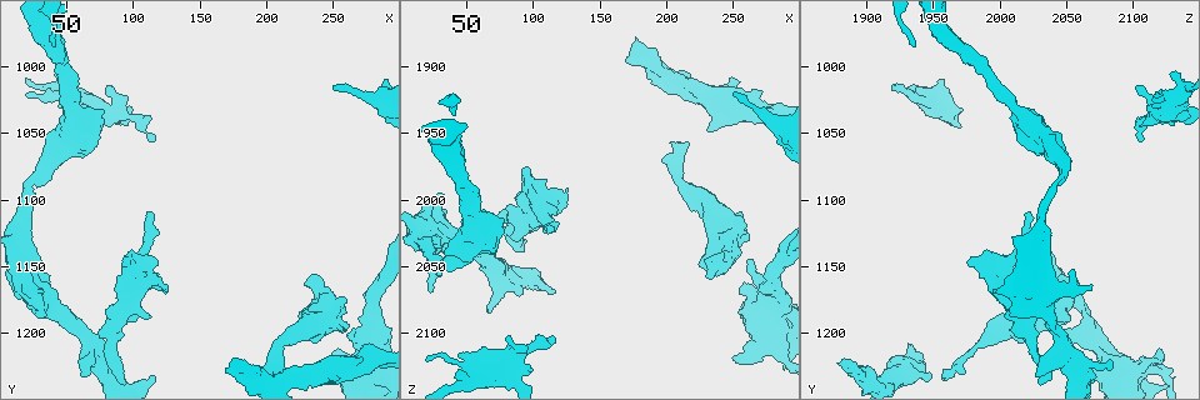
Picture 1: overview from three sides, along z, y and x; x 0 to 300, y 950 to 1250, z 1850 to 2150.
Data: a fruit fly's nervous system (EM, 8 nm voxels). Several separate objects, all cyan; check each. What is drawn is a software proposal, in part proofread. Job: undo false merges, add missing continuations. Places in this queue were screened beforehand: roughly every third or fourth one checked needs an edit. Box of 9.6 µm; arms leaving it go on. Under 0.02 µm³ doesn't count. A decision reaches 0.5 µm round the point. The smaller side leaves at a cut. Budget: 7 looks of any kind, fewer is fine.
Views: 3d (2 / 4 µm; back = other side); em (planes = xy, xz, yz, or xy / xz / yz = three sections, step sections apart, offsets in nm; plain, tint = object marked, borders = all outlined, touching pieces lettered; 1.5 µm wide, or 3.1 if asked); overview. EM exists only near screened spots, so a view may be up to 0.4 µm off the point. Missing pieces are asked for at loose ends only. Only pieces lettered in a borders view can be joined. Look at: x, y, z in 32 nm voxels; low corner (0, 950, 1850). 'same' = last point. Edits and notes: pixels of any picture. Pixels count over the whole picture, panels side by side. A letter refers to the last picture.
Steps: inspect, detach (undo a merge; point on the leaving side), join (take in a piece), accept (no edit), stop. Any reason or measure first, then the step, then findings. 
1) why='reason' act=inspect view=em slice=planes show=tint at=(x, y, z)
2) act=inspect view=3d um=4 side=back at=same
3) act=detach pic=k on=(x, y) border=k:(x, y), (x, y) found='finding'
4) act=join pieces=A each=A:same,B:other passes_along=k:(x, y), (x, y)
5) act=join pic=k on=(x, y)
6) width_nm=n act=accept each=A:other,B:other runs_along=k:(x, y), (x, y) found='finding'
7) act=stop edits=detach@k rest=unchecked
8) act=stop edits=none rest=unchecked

act=inspect view=3d um=2 at=(218, 1232, 1956)

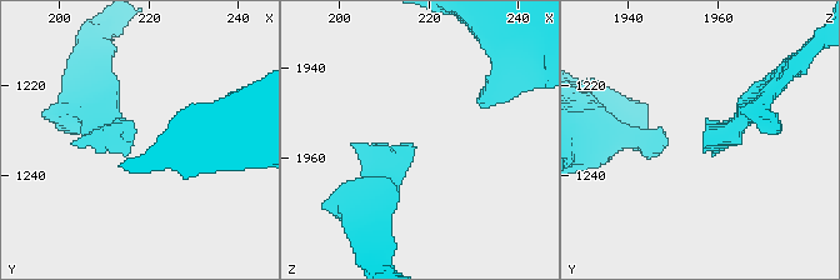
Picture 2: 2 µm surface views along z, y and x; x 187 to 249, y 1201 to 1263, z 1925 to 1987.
act=inspect view=em slice=xy step=8 show=borders at=(217, 1232, 1957)

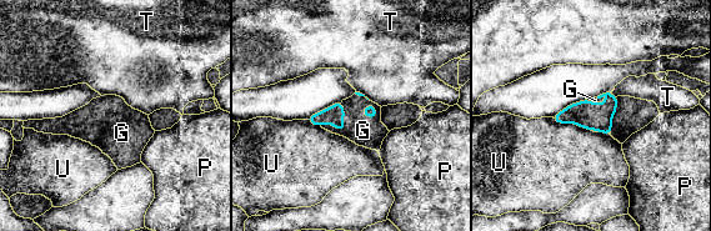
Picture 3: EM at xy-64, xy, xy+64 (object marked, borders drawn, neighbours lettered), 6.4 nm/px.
longest_contact=U:260nm act=join pic=3 on=(362, 130) each=G:same,P:other,T:other,U:other passes_along=3:(333, 115), (345, 126), (362, 130) found='it goes on there'

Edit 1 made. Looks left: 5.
why='branch stops here' act=inspect view=em slice=planes show=borders at=(92, 1144, 1978)

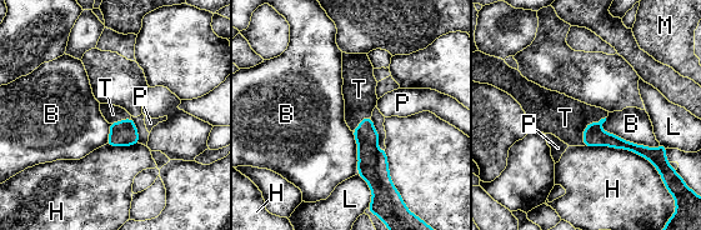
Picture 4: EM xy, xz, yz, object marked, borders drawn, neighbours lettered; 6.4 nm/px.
act=join pic=4 on=(552, 113) each=B:other,H:other,L:other,M:other,P:other,T:same found='the neuron continues'

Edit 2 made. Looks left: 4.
act=inspect view=overview

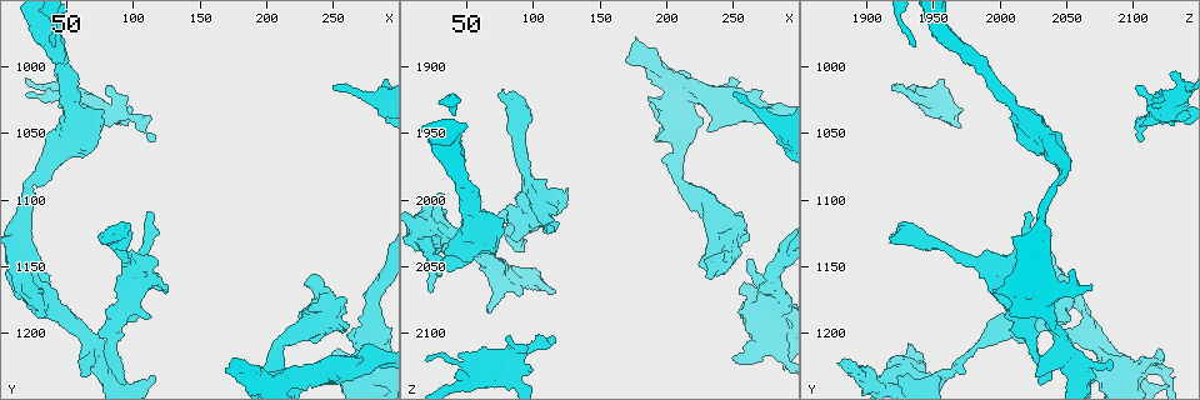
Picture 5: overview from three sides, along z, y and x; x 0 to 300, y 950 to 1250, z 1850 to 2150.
why='branch point' act=inspect view=em slice=planes show=tint at=(72, 1218, 2050)

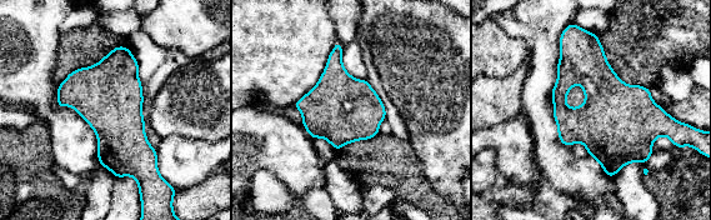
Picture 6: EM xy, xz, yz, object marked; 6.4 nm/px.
why='what lies round it' act=inspect view=em slice=planes show=borders at=same

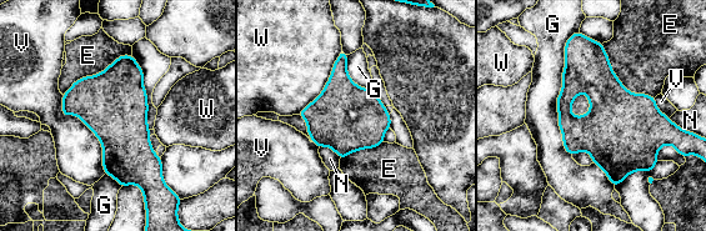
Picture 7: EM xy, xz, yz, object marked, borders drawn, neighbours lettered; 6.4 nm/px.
act=accept each=E:other,G:other,N:other,V:other,W:other border=7:(572, 35), (556, 101), (571, 155) found='one neuron here'

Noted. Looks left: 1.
act=stop edits=join@3,join@4 rest=unchecked

